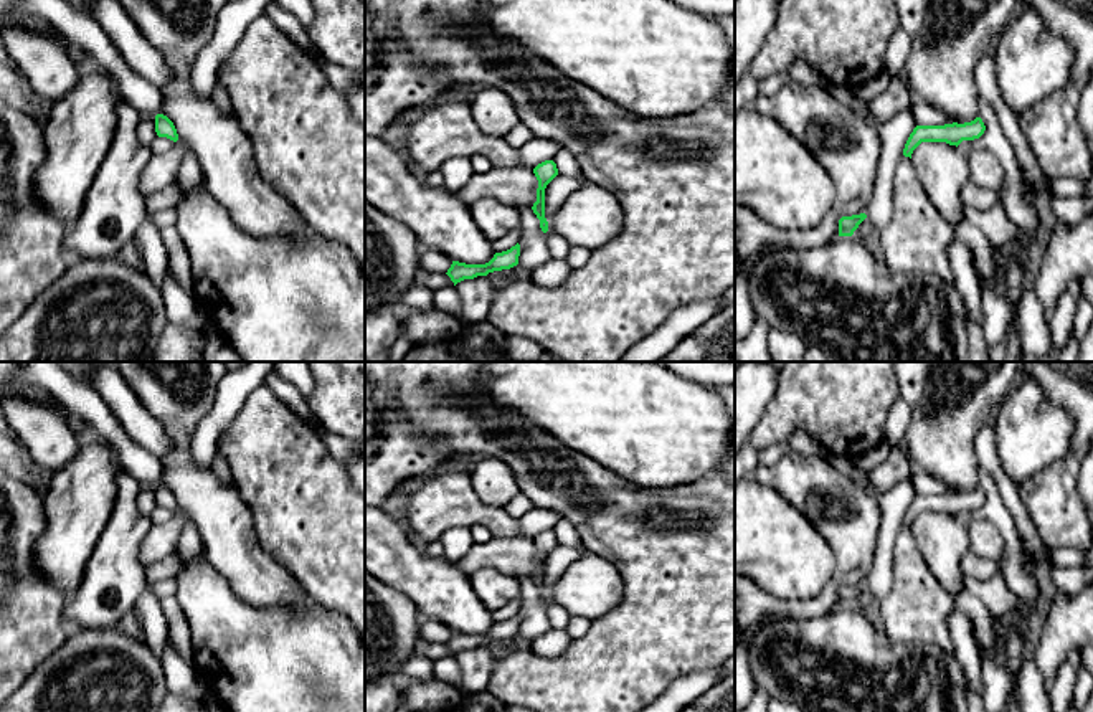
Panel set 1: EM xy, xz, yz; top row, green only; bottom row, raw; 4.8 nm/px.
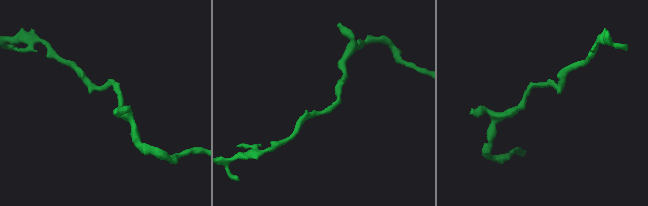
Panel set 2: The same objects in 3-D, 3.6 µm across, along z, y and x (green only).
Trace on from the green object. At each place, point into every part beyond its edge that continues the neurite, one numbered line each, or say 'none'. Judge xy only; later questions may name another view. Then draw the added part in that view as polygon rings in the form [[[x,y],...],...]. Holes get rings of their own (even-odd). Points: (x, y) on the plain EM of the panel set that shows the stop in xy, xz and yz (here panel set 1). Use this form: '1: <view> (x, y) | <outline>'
none

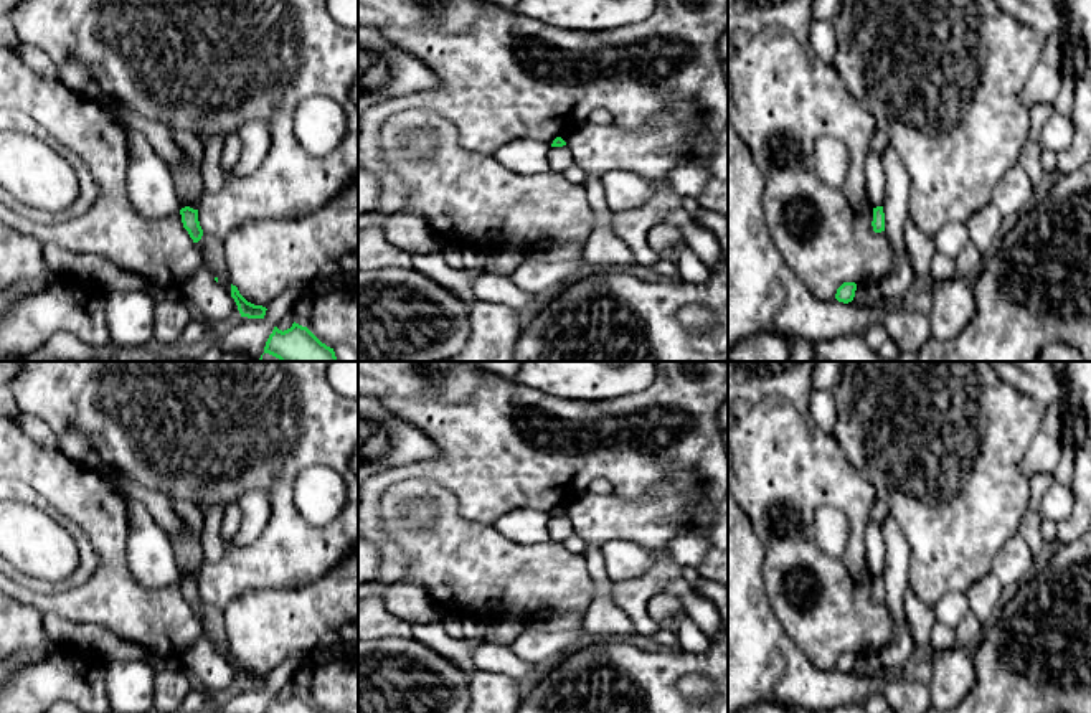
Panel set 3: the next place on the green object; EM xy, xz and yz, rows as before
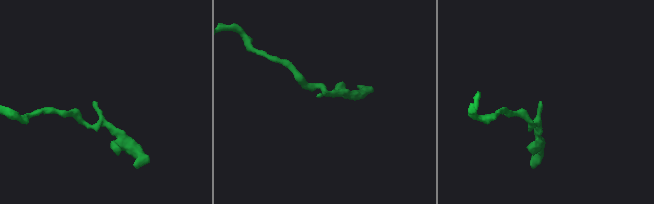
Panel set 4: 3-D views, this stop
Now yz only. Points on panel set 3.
1: yz (873, 538) | [[[868,520],[865,526],[867,566],[871,578],[883,576],[886,553],[881,526]]]

